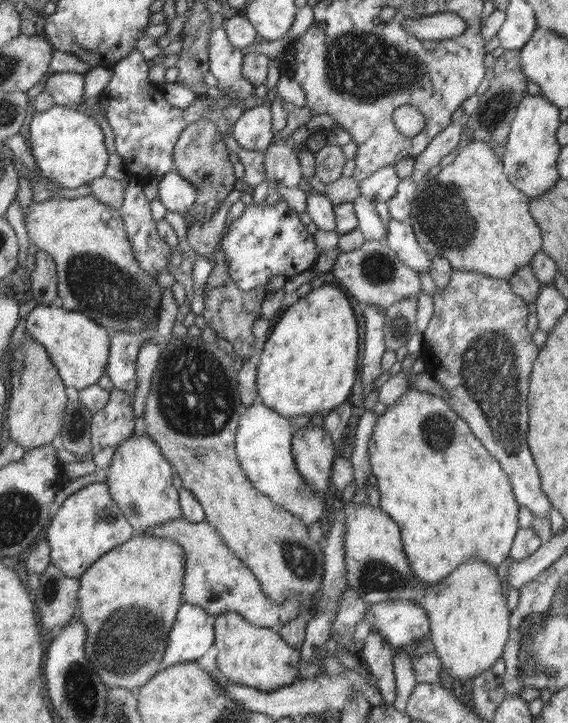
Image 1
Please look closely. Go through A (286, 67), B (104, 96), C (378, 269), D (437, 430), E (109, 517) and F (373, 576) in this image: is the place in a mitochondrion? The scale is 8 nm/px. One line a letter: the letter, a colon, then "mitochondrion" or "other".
A: other
B: other
C: mitochondrion
D: mitochondrion
E: other
F: mitochondrion

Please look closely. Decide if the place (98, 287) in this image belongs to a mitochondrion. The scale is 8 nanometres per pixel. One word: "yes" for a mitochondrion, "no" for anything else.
yes

